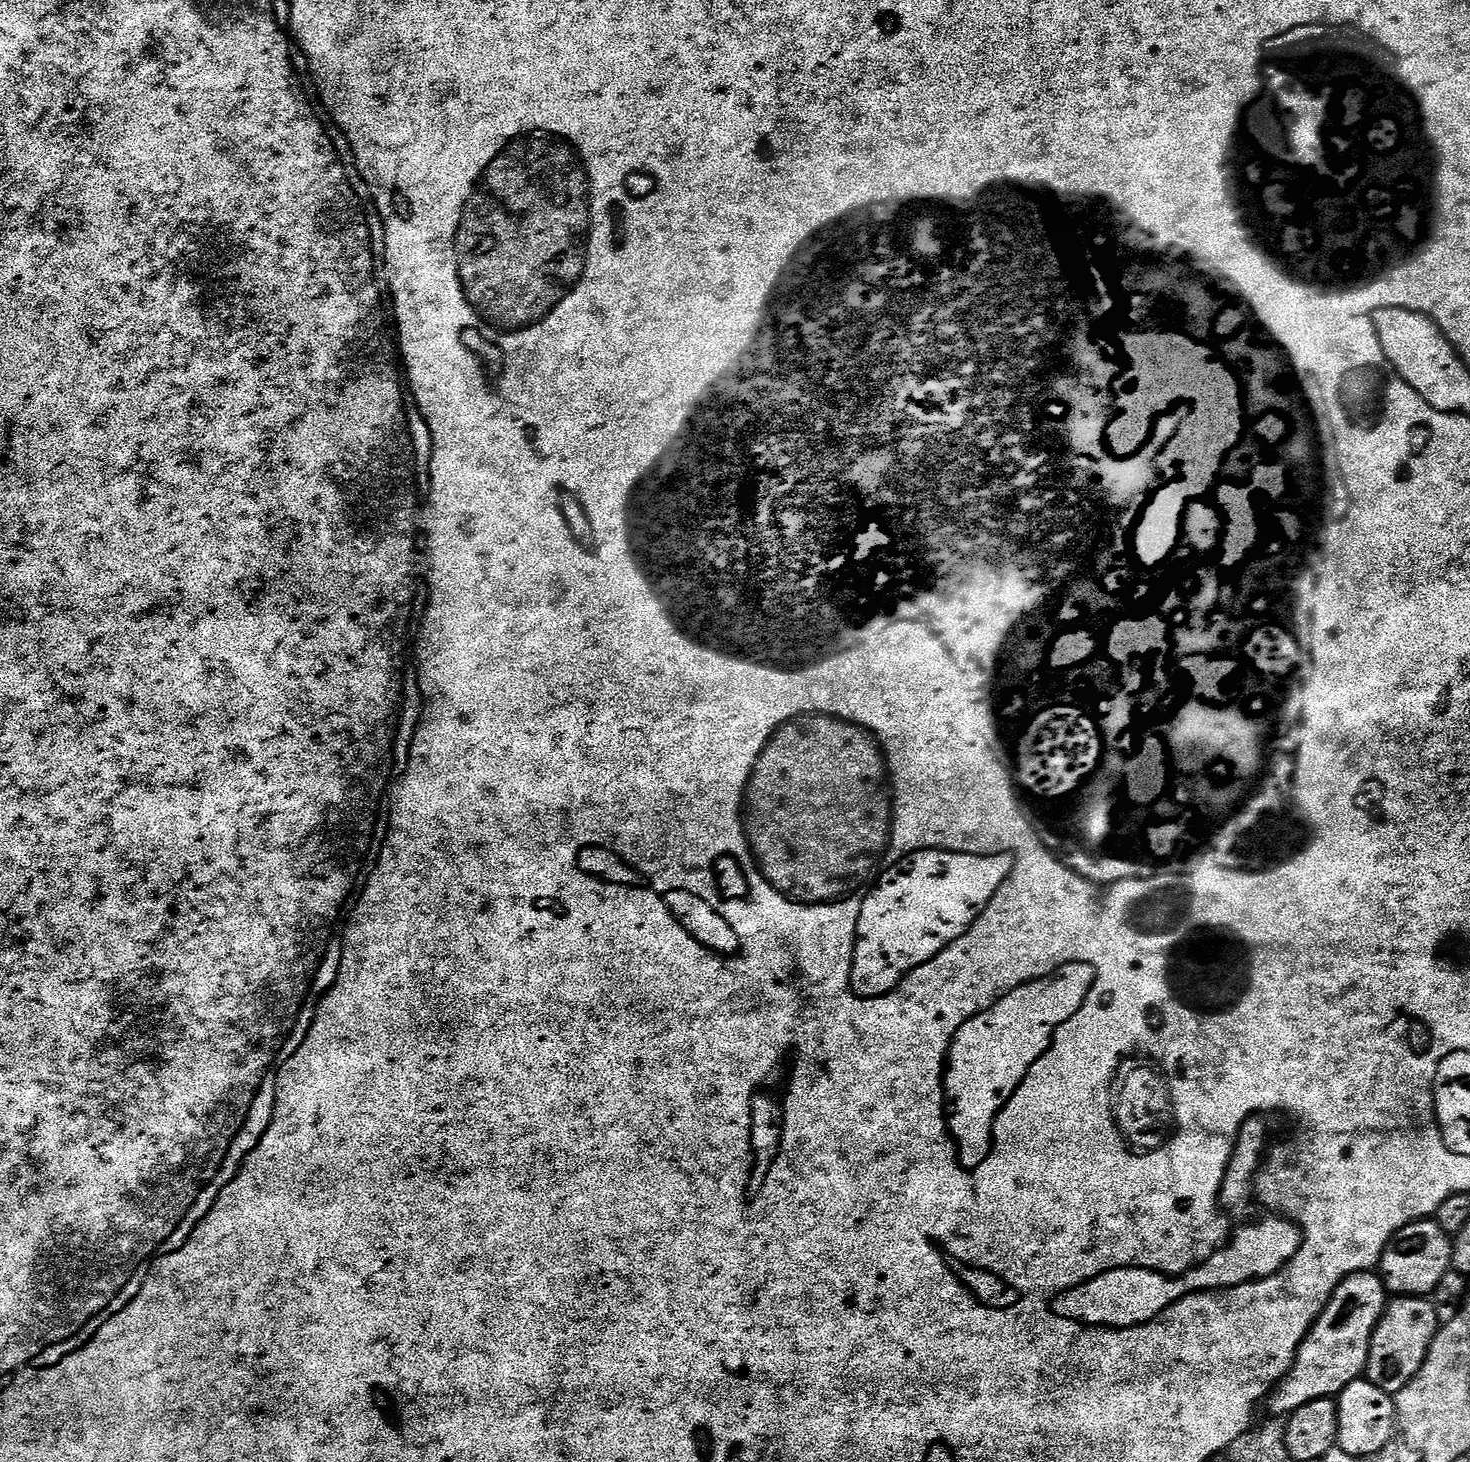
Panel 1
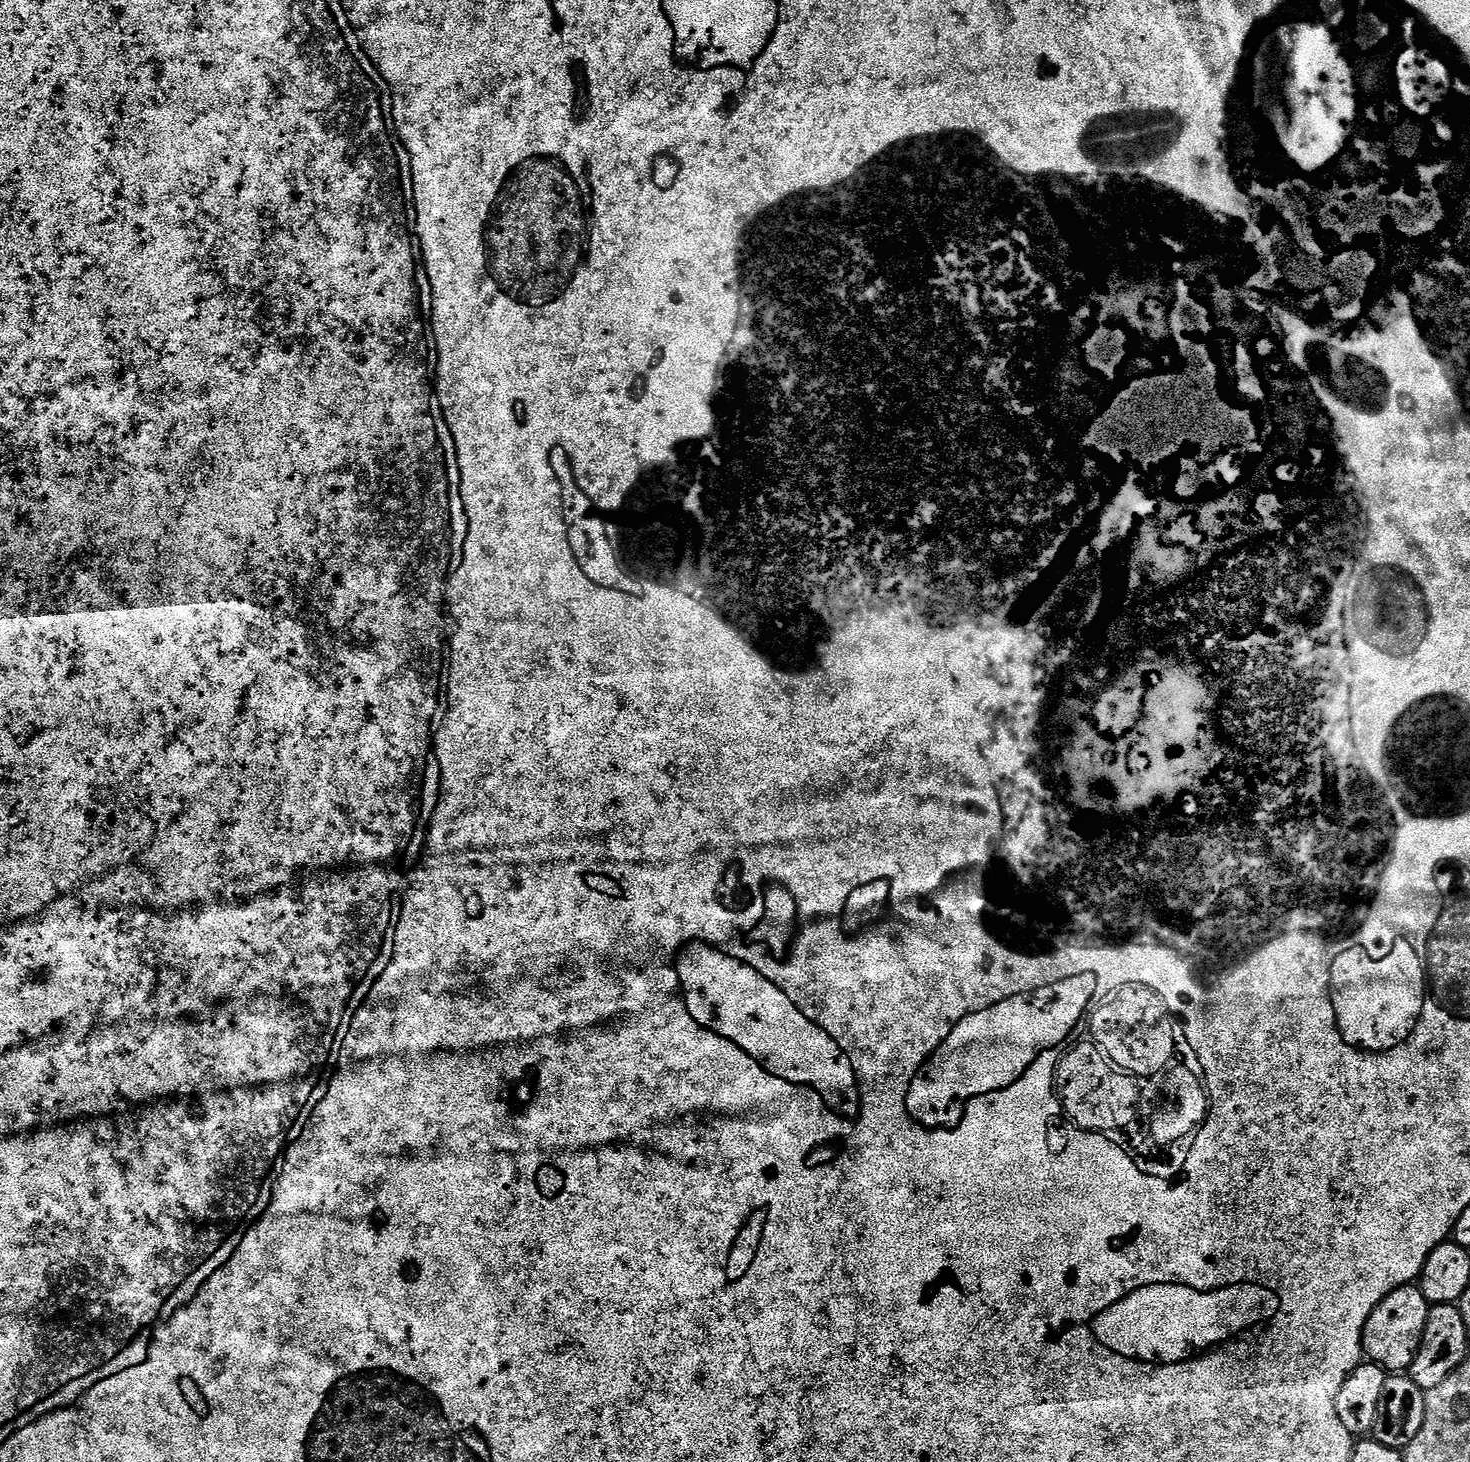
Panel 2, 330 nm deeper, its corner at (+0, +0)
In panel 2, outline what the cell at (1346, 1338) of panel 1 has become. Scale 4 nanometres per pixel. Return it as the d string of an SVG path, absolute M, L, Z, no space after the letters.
M1409 1286L1394 1290L1370 1314L1364 1327L1364 1356L1389 1374L1407 1373L1414 1362L1414 1354L1418 1354L1418 1346L1422 1342L1422 1330L1426 1330L1426 1318L1429 1310L1428 1299L1420 1293L1419 1287Z

